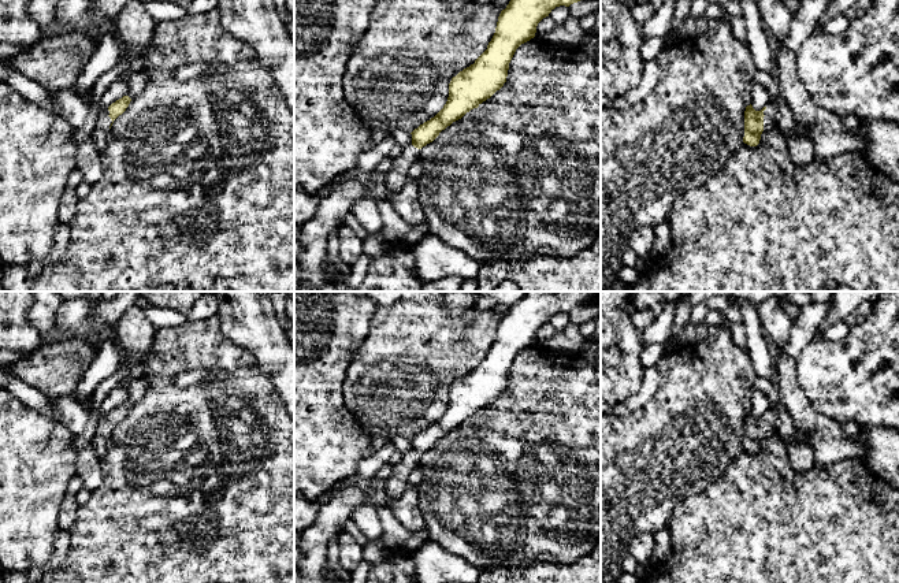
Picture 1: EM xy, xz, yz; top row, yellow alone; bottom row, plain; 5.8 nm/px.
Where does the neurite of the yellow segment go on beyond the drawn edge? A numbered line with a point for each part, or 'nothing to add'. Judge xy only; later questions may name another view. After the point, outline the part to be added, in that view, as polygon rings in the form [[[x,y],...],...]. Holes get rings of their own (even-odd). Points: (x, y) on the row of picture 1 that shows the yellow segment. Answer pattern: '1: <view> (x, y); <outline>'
1: xy (103, 123); [[[101,112],[99,115],[97,122],[96,122],[96,129],[92,137],[94,140],[97,149],[101,152],[104,151],[107,145],[107,135],[108,135],[111,123],[112,120],[107,112]]]

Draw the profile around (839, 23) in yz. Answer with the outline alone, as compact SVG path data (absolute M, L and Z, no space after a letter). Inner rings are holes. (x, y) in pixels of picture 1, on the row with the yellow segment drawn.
M839 15L821 25L820 30L828 34L839 34L844 31L850 25L850 19L846 15Z

